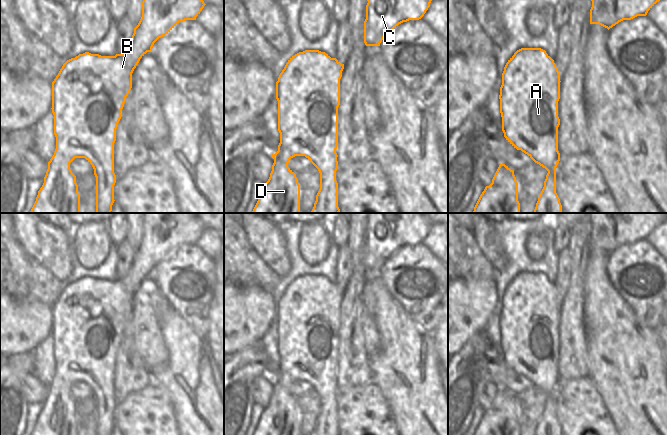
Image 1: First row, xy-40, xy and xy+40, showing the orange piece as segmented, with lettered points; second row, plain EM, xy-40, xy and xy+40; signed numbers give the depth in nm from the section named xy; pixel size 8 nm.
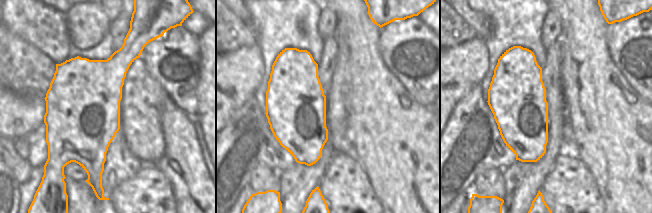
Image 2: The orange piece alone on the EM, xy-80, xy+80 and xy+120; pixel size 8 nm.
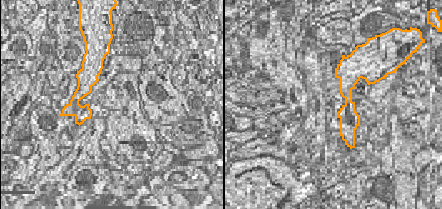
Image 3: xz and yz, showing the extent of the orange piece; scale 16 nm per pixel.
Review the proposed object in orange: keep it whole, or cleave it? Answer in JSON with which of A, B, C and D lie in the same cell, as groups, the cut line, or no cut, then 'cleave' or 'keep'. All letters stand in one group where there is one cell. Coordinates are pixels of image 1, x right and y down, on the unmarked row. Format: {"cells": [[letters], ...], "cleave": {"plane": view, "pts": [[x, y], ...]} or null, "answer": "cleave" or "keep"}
{"cells": [["A", "B", "C", "D"]], "cleave": null, "answer": "keep"}

